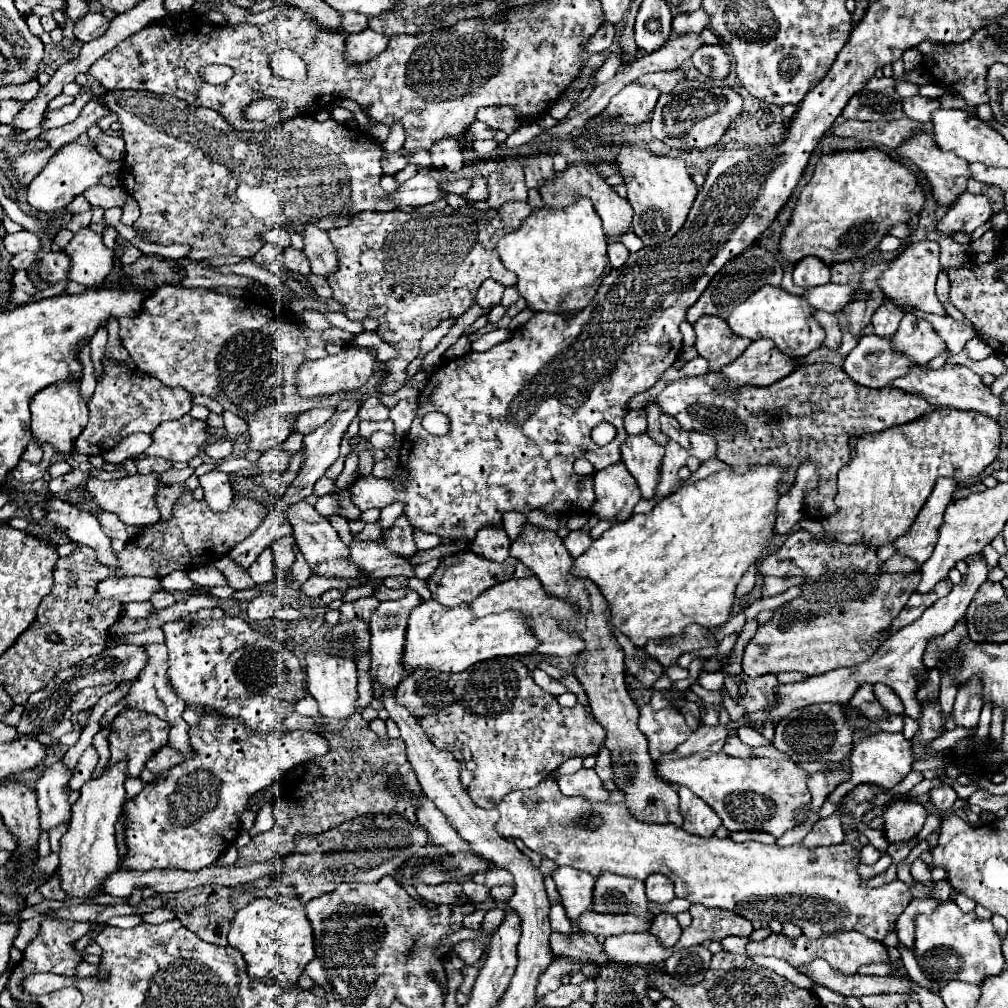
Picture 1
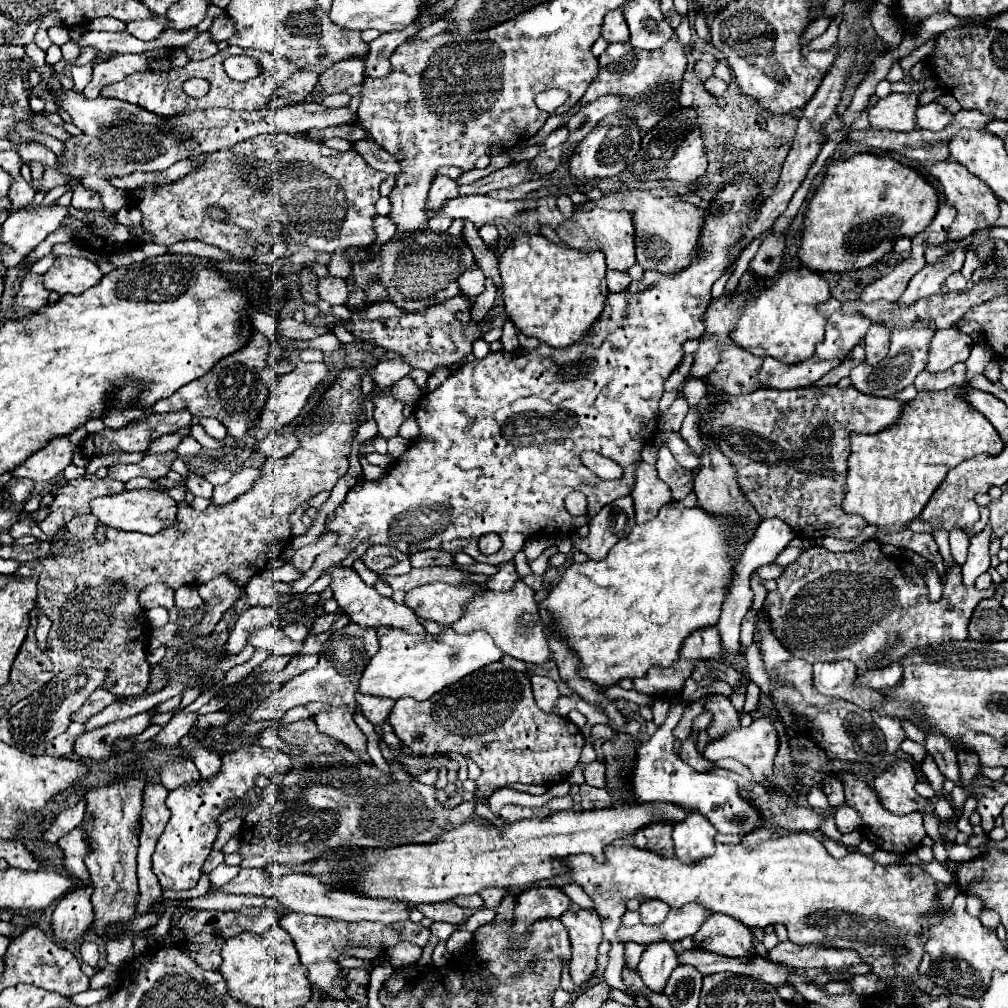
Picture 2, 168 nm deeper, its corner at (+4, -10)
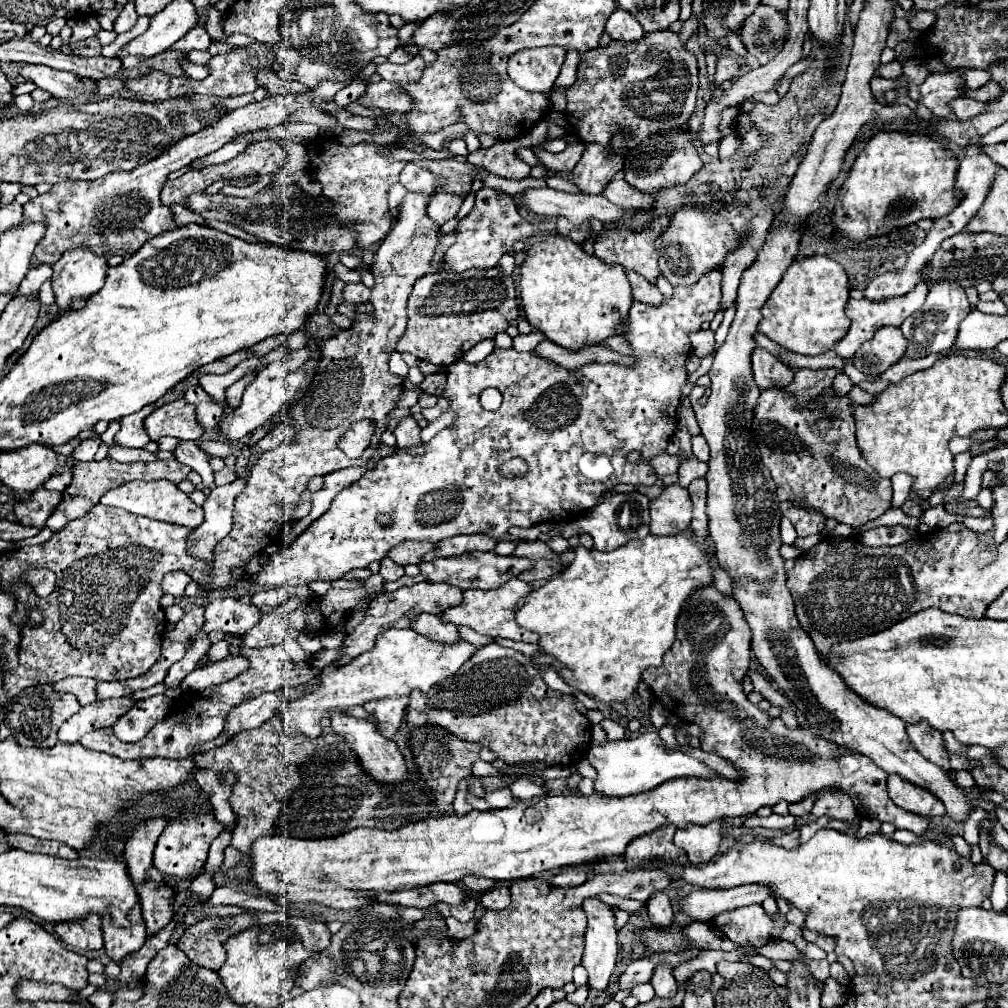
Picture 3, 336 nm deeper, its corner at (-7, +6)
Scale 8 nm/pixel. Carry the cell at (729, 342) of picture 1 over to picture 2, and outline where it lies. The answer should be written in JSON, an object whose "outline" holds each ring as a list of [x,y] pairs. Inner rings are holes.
{"outline":[[[726,346],[722,350],[722,360],[716,370],[706,378],[706,382],[724,388],[726,394],[740,396],[744,392],[754,392],[760,388],[756,380],[756,372],[760,372],[760,358],[746,352],[744,348]]]}

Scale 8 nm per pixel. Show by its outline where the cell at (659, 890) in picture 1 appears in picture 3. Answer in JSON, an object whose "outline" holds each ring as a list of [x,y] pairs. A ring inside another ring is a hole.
{"outline":[[[655,892],[649,900],[647,900],[647,914],[649,920],[655,926],[671,926],[673,924],[673,910],[671,910],[671,900],[665,892]]]}

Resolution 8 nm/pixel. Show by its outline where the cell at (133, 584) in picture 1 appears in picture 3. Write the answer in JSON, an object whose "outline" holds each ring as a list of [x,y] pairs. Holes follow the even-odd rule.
{"outline":[[[175,570],[175,572],[171,572],[171,574],[167,574],[167,576],[163,578],[161,586],[163,586],[163,592],[165,592],[165,594],[183,596],[185,586],[189,584],[189,580],[191,580],[191,578],[189,578],[183,570]]]}

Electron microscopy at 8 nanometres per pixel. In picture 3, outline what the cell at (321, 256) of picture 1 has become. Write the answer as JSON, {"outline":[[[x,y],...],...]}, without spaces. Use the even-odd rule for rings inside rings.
{"outline":[[[351,282],[351,284],[345,284],[345,290],[343,290],[343,298],[351,304],[357,304],[357,302],[367,302],[369,300],[369,288],[363,284],[363,282]]]}

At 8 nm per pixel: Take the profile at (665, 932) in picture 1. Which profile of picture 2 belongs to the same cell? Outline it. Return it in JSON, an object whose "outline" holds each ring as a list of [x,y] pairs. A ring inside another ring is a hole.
{"outline":[[[656,942],[644,950],[640,958],[638,974],[648,990],[664,992],[668,976],[676,966],[678,966],[678,960],[672,946],[668,942]]]}

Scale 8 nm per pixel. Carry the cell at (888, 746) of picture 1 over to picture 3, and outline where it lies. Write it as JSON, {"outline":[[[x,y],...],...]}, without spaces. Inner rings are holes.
{"outline":[[[889,774],[887,790],[889,790],[891,800],[903,810],[911,810],[923,816],[943,816],[945,814],[945,806],[935,794],[899,778],[897,774]]]}

